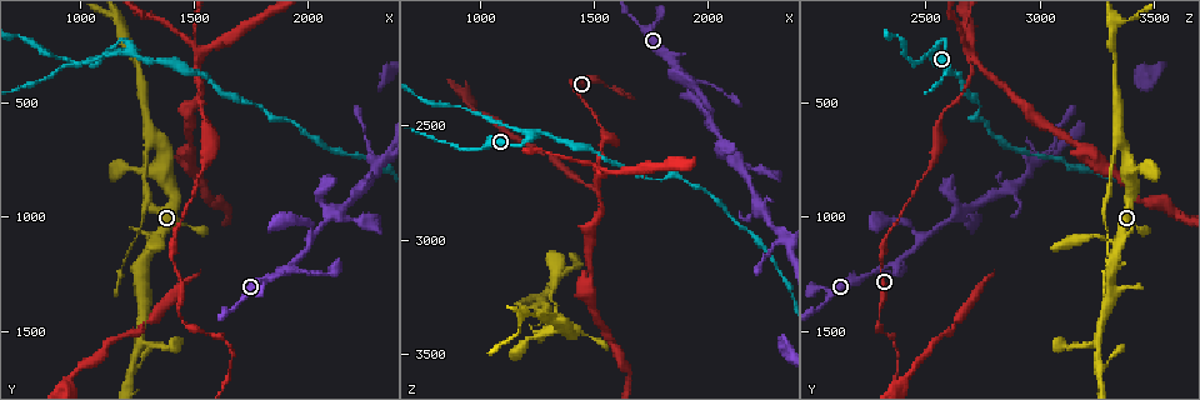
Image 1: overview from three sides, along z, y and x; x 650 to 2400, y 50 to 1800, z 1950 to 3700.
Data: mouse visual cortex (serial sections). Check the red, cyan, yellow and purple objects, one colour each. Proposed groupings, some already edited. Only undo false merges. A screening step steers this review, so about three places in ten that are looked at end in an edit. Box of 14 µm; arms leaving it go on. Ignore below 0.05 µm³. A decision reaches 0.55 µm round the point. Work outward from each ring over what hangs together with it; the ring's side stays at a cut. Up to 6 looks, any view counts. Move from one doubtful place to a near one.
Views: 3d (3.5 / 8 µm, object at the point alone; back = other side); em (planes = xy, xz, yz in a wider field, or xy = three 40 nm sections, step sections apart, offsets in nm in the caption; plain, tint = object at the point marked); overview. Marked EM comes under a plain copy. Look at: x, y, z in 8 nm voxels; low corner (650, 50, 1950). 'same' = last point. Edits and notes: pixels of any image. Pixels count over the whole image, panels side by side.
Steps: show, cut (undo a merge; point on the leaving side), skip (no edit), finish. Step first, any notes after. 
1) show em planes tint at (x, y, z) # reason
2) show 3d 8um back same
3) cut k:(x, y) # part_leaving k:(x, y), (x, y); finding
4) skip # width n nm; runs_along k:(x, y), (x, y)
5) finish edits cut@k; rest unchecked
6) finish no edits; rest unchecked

show 3d 3.5um at (1520, 320, 2710) # sharp bend

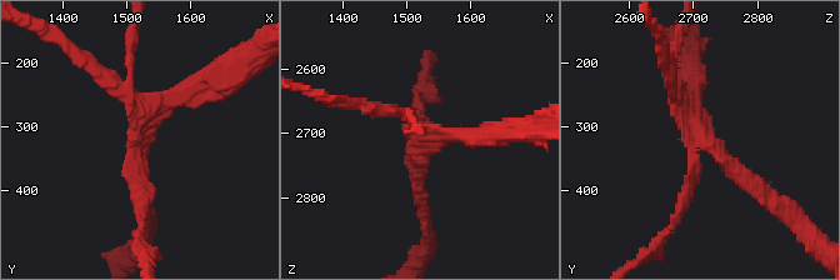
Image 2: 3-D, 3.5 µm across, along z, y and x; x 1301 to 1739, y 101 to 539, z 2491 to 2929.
show em planes tint at (1515, 320, 2715) # arms 4; arm_widths 150, 150, 200, 250 nm; need the tissue

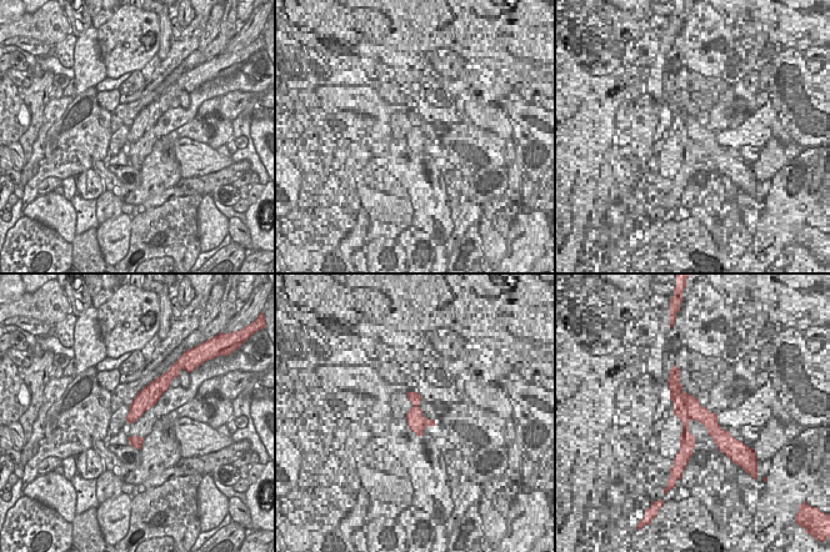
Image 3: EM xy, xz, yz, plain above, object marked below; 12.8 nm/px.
show em xy step 5 tint same

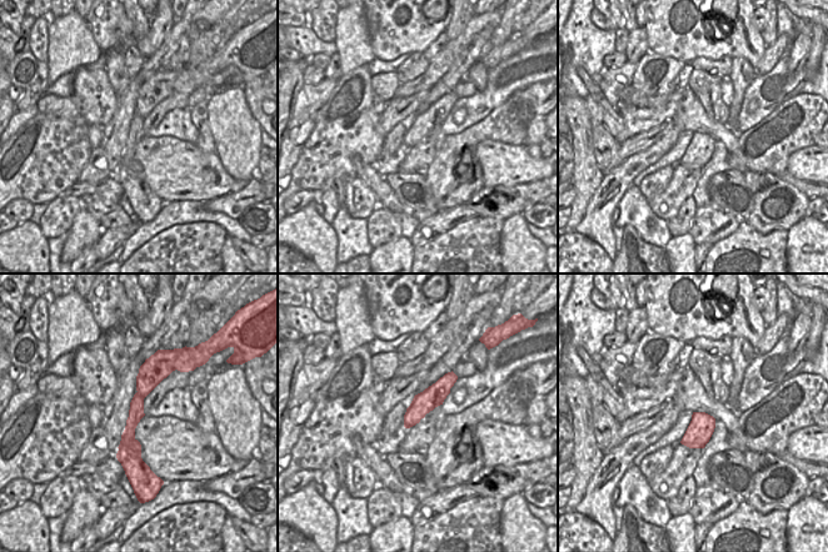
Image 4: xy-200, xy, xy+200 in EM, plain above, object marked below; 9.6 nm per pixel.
cut 2:(176, 96) # border 4:(138, 391), (144, 397); a second cell is stuck on

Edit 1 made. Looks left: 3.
show overview # redraw

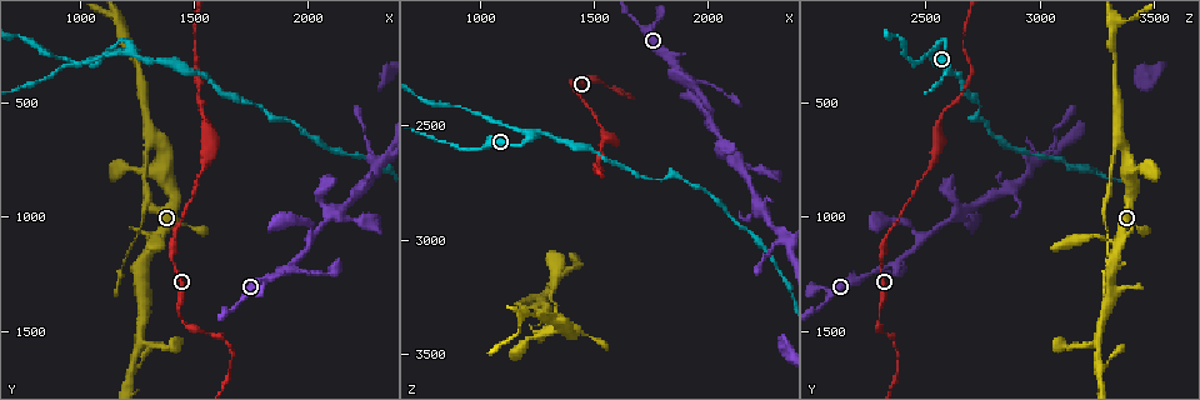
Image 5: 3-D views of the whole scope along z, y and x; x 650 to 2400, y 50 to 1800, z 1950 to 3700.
show 3d 3.5um back at (1330, 670, 3340) # calibre changes

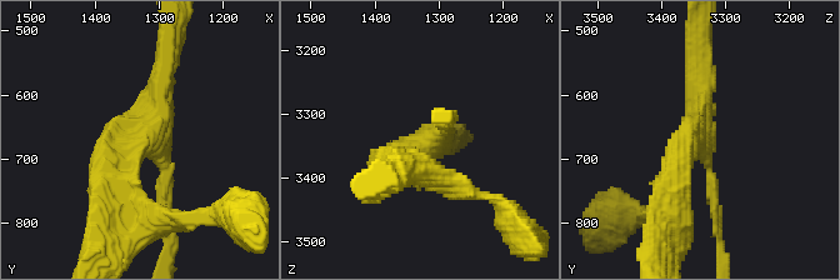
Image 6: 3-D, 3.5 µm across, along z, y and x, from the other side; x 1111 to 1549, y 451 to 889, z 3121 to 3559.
show em planes tint at (1320, 665, 3345) # arms 3; arm_widths 150, 300, 400 nm; now the EM

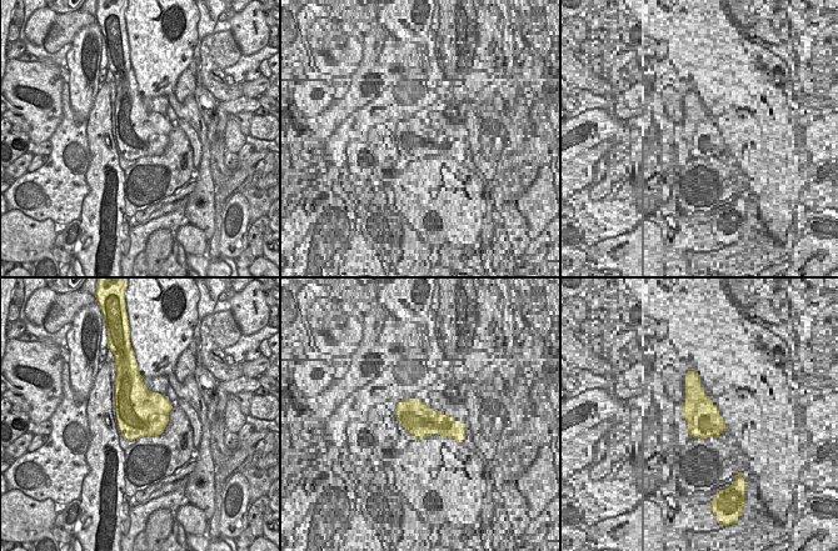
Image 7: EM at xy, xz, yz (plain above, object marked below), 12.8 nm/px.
cut 6:(716, 210) # part_leaving 6:(710, 171), (720, 259); a second cell is stuck on

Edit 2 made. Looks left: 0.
finish edits cut@2, cut@6; rest unchecked

